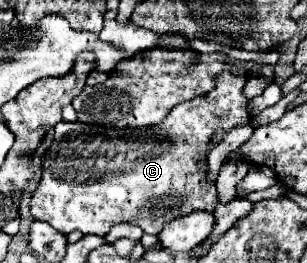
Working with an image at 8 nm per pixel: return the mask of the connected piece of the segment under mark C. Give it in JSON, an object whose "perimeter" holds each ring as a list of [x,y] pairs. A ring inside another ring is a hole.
{"perimeter":[[[224,72],[224,76],[220,76],[220,84],[216,84],[216,90],[212,90],[212,96],[178,104],[164,122],[154,124],[152,128],[114,132],[106,128],[96,130],[82,122],[58,122],[54,126],[54,142],[48,148],[48,154],[42,158],[42,182],[38,182],[38,188],[30,196],[30,214],[48,222],[62,234],[80,230],[82,234],[104,236],[114,224],[120,222],[132,222],[146,234],[158,234],[160,228],[176,216],[184,216],[194,210],[212,212],[218,206],[216,186],[206,182],[206,174],[198,172],[194,162],[202,156],[216,130],[228,132],[232,126],[248,120],[248,100],[242,94],[244,82],[246,76]],[[216,116],[226,116],[226,120],[218,122]]]}

